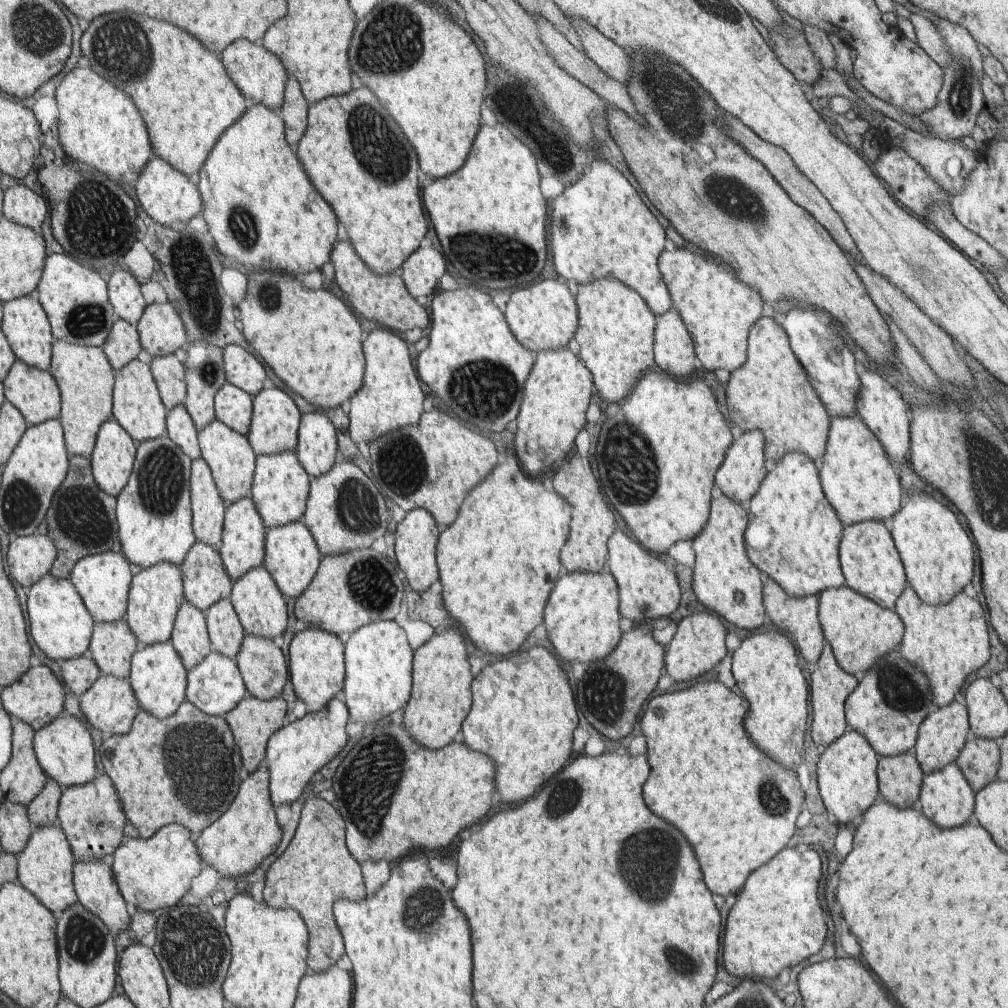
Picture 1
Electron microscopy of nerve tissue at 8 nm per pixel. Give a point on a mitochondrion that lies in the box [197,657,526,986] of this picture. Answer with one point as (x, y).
(370, 784)

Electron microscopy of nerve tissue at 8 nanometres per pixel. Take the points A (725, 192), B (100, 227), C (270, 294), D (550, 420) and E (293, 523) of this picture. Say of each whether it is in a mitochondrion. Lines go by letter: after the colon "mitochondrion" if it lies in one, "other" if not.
A: mitochondrion
B: mitochondrion
C: mitochondrion
D: other
E: other

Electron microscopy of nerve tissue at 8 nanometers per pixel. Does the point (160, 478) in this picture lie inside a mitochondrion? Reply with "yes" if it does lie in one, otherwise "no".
yes

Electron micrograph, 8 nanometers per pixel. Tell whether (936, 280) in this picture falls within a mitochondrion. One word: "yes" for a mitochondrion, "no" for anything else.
yes

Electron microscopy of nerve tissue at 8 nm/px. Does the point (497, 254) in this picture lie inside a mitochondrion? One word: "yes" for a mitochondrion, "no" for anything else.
yes

